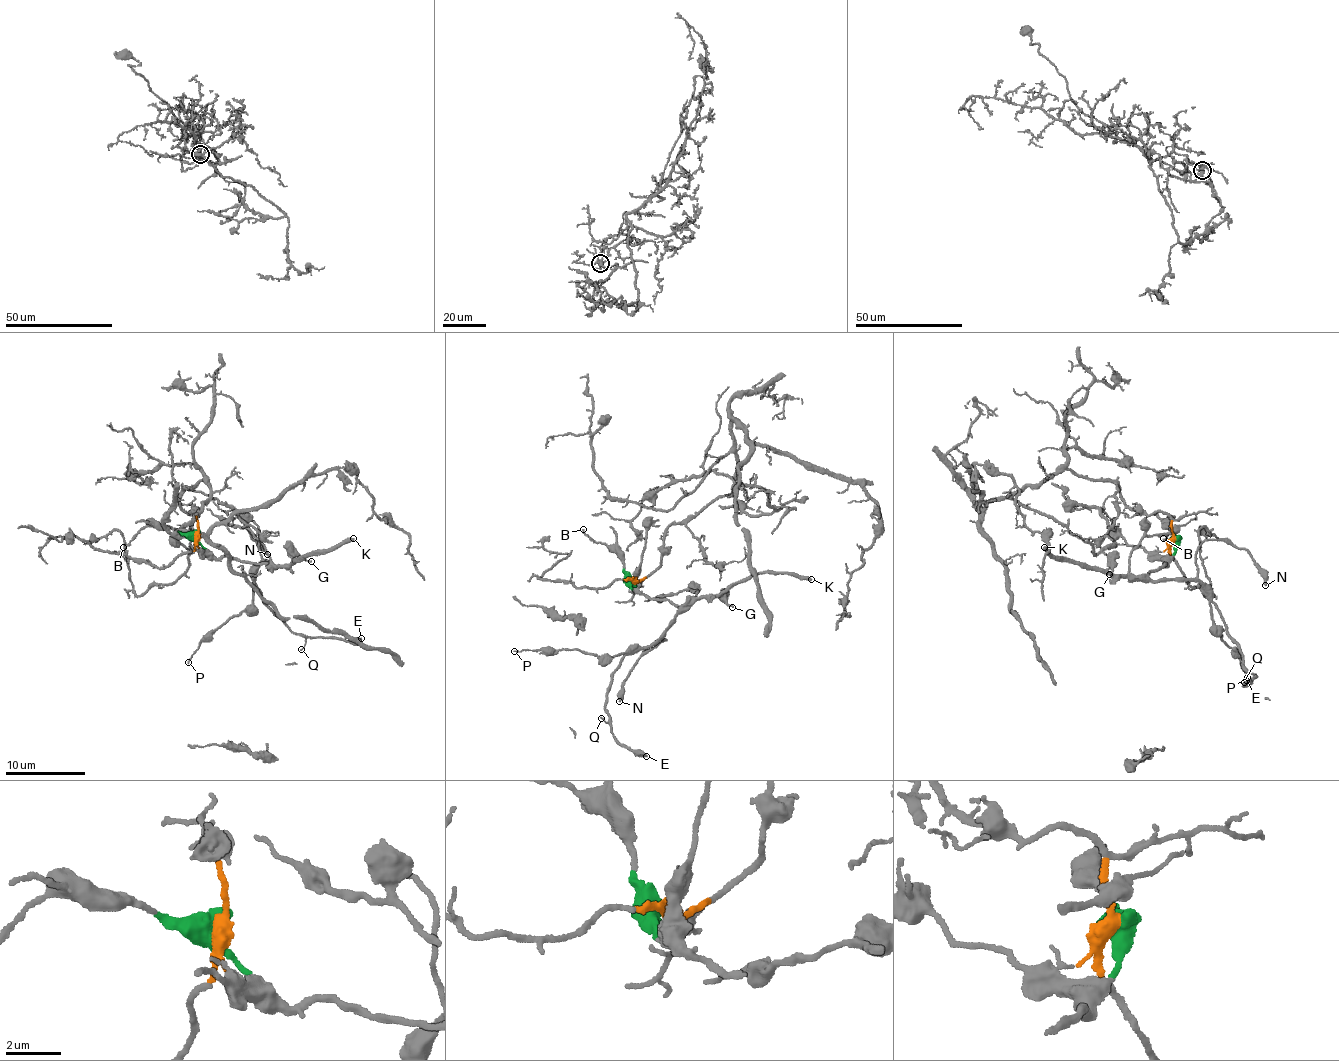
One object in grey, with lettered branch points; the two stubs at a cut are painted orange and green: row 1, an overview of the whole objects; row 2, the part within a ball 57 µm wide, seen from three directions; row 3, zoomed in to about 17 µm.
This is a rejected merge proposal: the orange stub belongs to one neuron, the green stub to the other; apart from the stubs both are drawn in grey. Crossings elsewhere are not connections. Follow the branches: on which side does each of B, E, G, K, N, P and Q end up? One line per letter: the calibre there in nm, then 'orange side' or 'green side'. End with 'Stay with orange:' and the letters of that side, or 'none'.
B: 150 nm thick; green side
E: 420 nm thick; green side
G: 120 nm thick; green side
K: 340 nm thick; green side
N: 200 nm thick; green side
P: 100 nm thick; green side
Q: 100 nm thick; green side
Stay with orange: none

